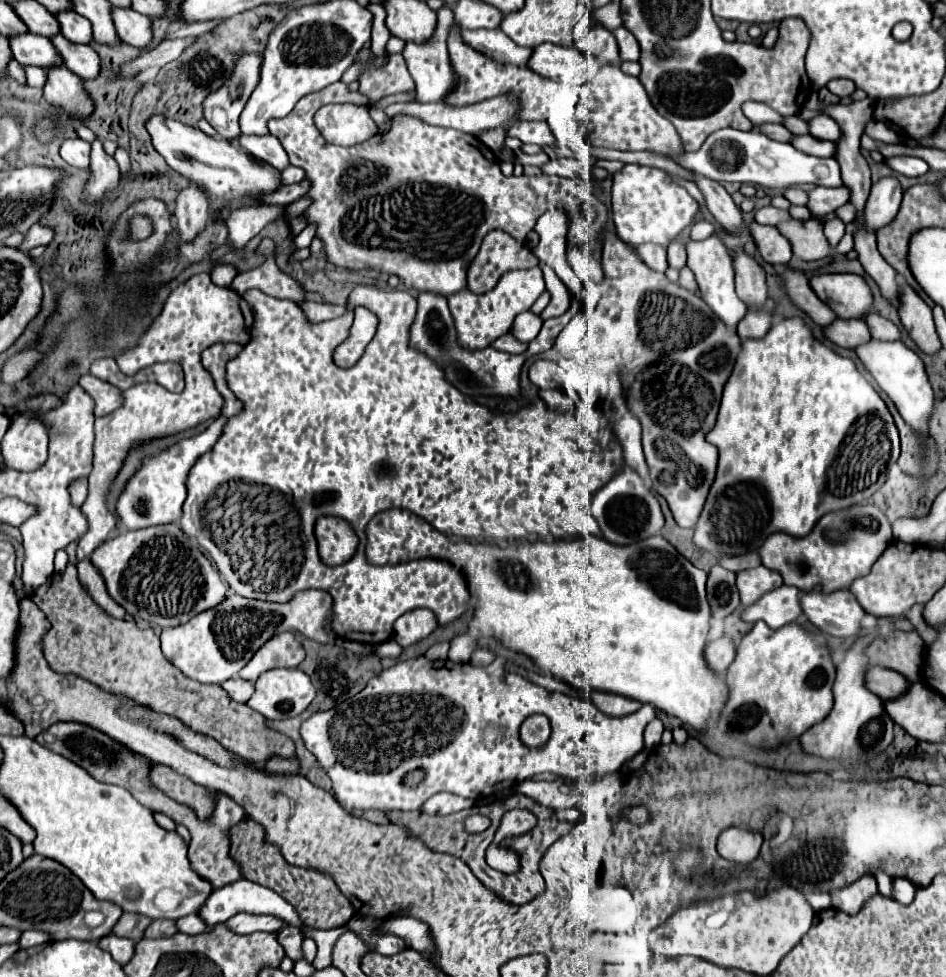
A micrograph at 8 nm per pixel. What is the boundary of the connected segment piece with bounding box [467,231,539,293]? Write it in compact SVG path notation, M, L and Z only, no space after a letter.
M491 231L469 265L467 287L473 293L491 291L499 277L509 269L531 269L539 265L539 259L525 247L525 243L515 241L503 231Z

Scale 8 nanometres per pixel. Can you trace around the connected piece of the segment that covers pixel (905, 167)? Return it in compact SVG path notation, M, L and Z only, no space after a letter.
M897 155L897 157L891 157L891 159L885 159L883 161L889 169L905 175L905 177L919 177L923 173L929 171L927 163L919 157L905 157L905 155Z

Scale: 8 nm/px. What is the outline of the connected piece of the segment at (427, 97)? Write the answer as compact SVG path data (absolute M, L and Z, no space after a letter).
M441 7L437 11L437 27L435 27L431 39L425 43L405 43L405 47L403 47L403 57L405 57L407 69L415 81L415 97L421 103L441 101L447 95L447 91L451 91L453 85L457 83L457 75L449 63L449 53L447 53L447 35L449 35L451 25L453 25L451 9Z

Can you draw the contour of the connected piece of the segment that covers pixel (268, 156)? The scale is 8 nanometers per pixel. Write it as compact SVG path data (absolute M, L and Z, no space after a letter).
M241 135L239 145L247 153L251 153L251 155L263 159L265 163L269 163L271 167L275 167L277 171L283 171L289 165L285 149L281 147L279 139L273 137L273 135L265 135L265 137L263 135L261 137L257 137L257 135Z

